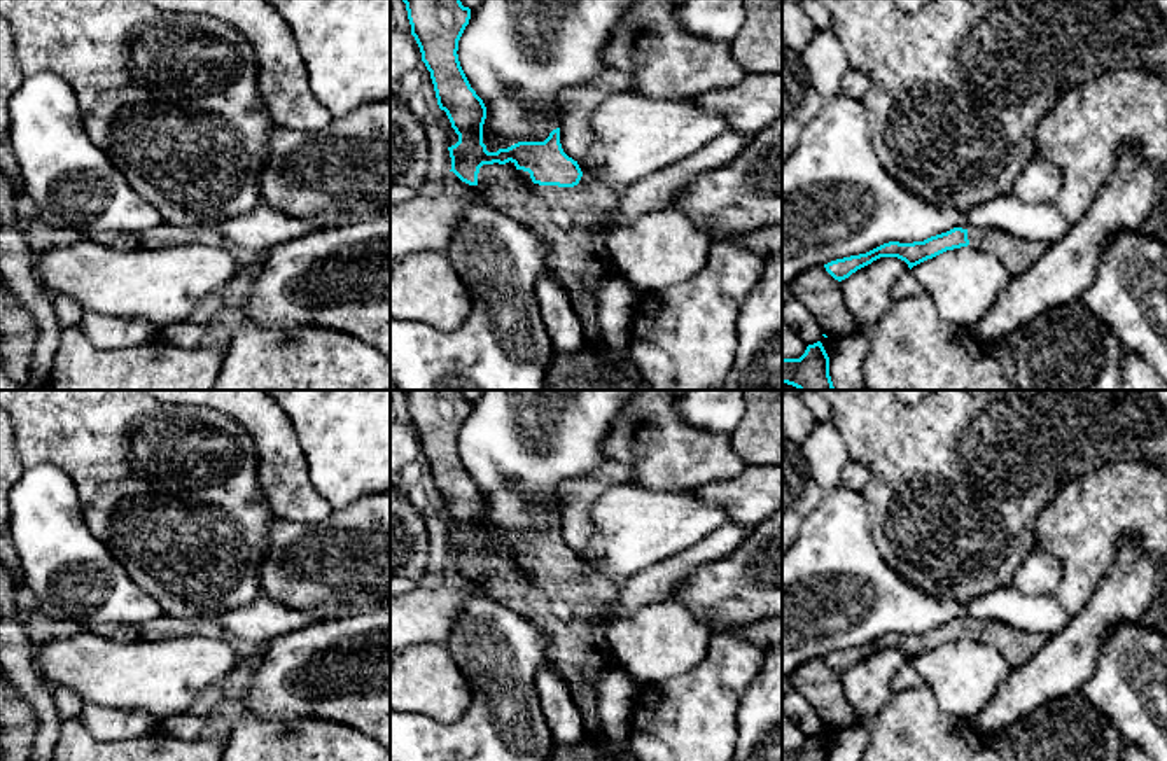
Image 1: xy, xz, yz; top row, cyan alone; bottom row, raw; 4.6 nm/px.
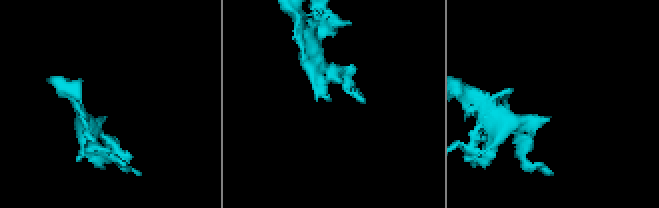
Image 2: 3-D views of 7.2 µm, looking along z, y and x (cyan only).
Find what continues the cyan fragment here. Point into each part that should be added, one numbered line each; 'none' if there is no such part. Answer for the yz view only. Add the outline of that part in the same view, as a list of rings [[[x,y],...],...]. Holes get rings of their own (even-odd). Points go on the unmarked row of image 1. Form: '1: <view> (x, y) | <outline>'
1: yz (1017, 646) | [[[971,619],[968,621],[968,632],[969,639],[994,646],[1011,668],[1025,665],[1050,639],[996,619]]]

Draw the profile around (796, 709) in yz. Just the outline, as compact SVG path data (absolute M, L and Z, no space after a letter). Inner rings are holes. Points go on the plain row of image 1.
M794 689L782 696L782 714L793 723L800 731L814 737L822 731L822 723L812 705Z

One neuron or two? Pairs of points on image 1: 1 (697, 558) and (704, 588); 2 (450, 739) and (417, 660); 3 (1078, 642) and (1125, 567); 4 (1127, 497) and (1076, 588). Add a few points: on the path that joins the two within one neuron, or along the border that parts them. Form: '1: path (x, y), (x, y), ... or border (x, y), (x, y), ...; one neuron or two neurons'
1: border (735, 548), (726, 557), (700, 565), (672, 597); two neurons
2: border (471, 691), (468, 709), (454, 721), (408, 714); two neurons
3: path (1094, 623), (1125, 586); one neuron
4: path (1104, 520), (1085, 539), (1083, 565); one neuron

